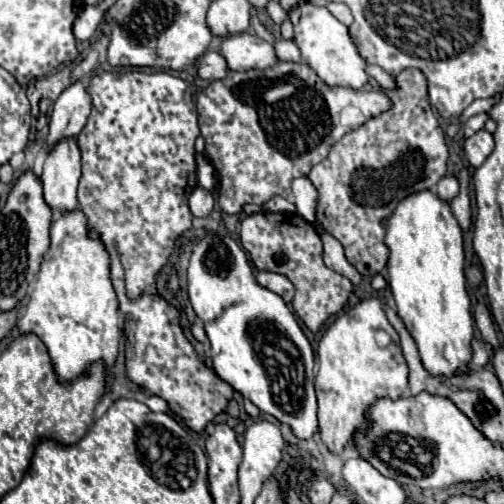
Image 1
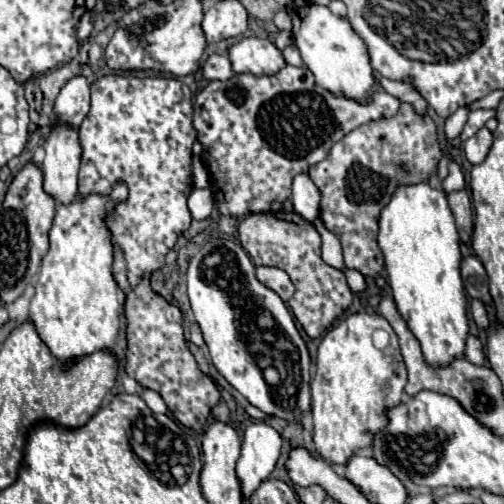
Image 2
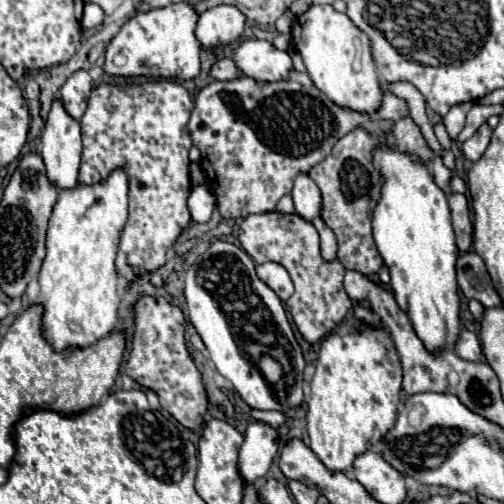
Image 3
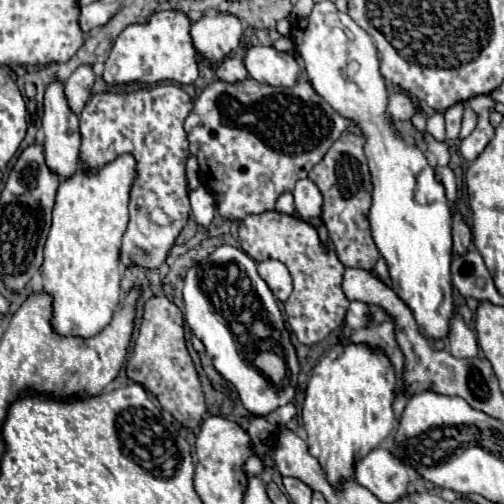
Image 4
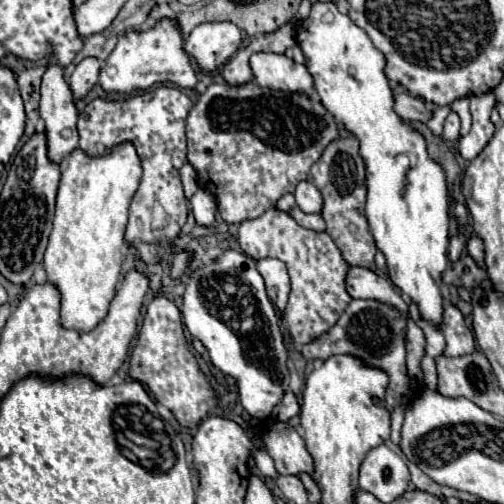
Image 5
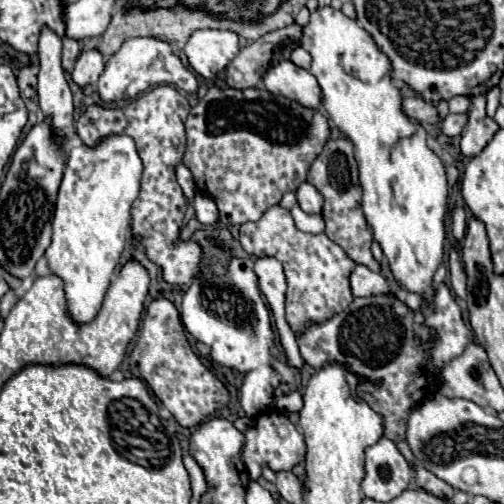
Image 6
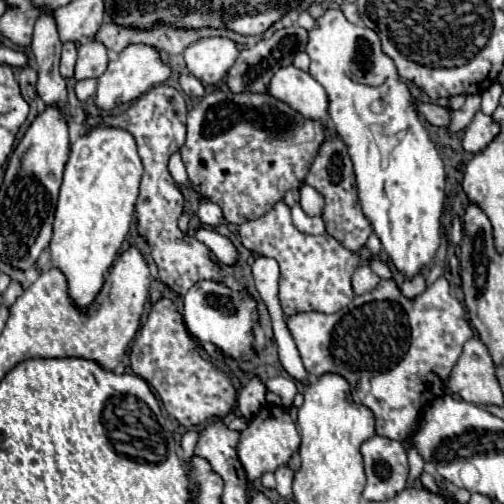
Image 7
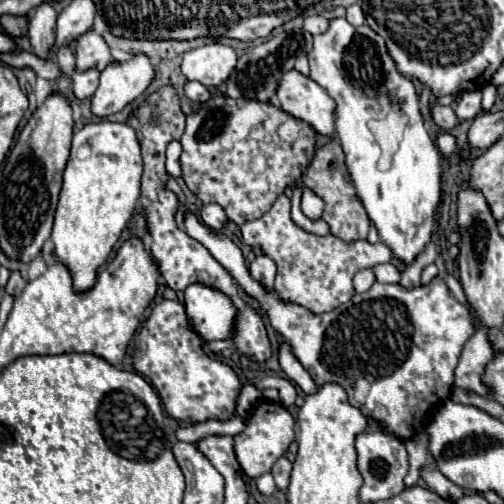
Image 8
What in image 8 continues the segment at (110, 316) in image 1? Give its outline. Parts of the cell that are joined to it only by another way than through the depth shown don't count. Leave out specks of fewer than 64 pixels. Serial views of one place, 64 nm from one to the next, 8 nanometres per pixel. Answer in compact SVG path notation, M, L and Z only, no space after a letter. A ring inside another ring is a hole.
M102 120L98 124L86 124L82 130L74 134L70 160L64 170L64 184L62 184L60 202L56 208L52 238L54 238L56 256L72 270L74 288L78 292L92 288L92 284L96 282L96 272L106 262L122 230L126 228L126 222L130 220L136 208L136 202L140 198L140 178L142 178L140 138L138 138L138 130L132 124Z

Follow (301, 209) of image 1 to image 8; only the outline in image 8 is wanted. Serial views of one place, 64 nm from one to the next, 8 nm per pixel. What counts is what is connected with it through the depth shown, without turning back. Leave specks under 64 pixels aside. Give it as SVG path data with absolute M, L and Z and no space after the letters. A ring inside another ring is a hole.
M304 188L304 194L302 194L302 212L310 220L318 220L322 216L322 210L324 210L324 202L320 200L320 196L316 196L312 190Z

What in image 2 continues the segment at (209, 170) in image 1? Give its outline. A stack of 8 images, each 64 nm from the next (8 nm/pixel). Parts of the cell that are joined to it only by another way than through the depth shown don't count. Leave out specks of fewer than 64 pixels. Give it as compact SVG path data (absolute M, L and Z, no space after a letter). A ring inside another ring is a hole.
M194 155L192 157L192 176L195 188L212 187L212 184L210 184L210 173L208 172L206 165L203 163L200 155Z

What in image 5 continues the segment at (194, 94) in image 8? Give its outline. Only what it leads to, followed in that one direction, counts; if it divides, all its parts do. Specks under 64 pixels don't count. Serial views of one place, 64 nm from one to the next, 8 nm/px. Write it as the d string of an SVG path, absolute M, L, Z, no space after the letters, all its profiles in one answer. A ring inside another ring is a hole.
M160 20L148 32L130 32L122 36L108 56L106 64L100 70L98 84L104 92L118 92L130 94L134 90L146 90L154 84L172 82L180 88L194 88L196 86L196 72L190 64L188 54L182 48L182 36L172 20Z

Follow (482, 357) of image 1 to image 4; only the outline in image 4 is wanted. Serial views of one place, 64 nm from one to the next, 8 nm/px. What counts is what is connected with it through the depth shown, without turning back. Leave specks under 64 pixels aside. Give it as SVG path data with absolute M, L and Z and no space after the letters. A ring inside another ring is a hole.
M454 312L454 316L450 318L448 346L450 346L450 354L456 356L456 358L474 358L474 356L478 356L476 334L464 324L464 320L458 312Z

